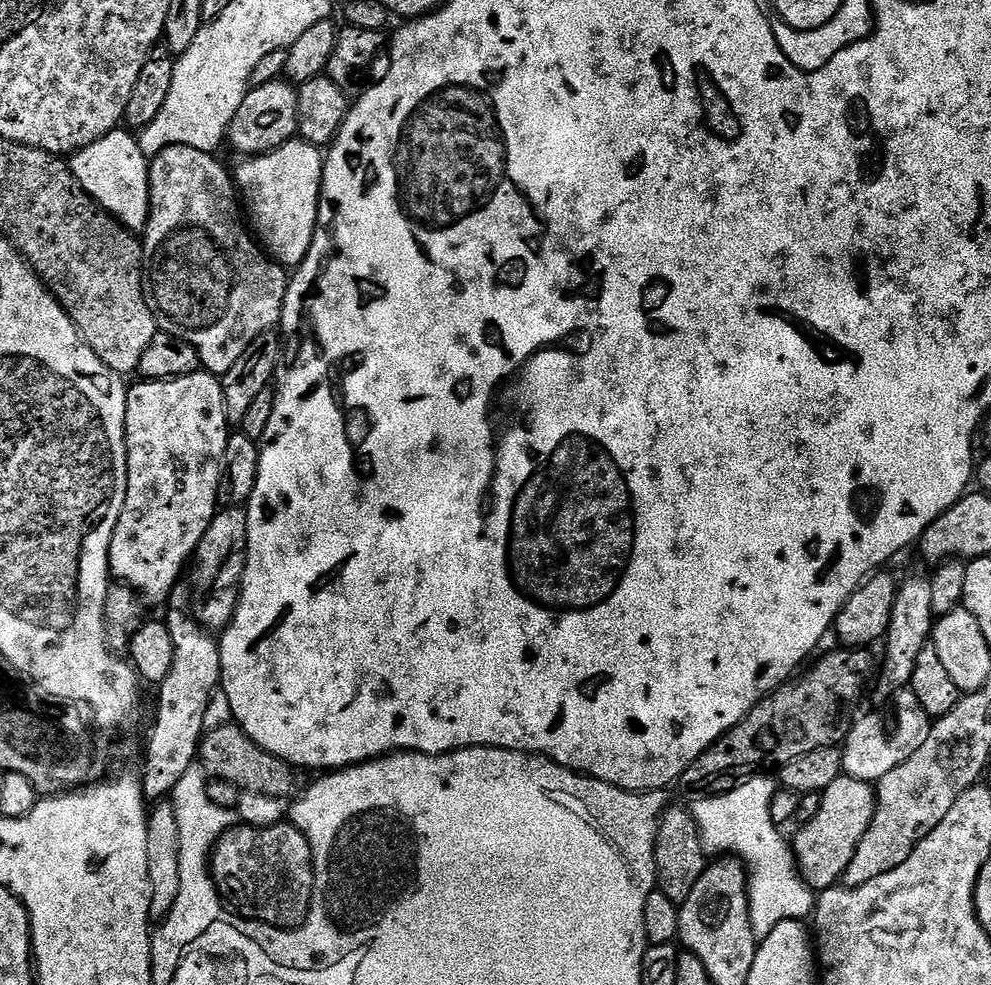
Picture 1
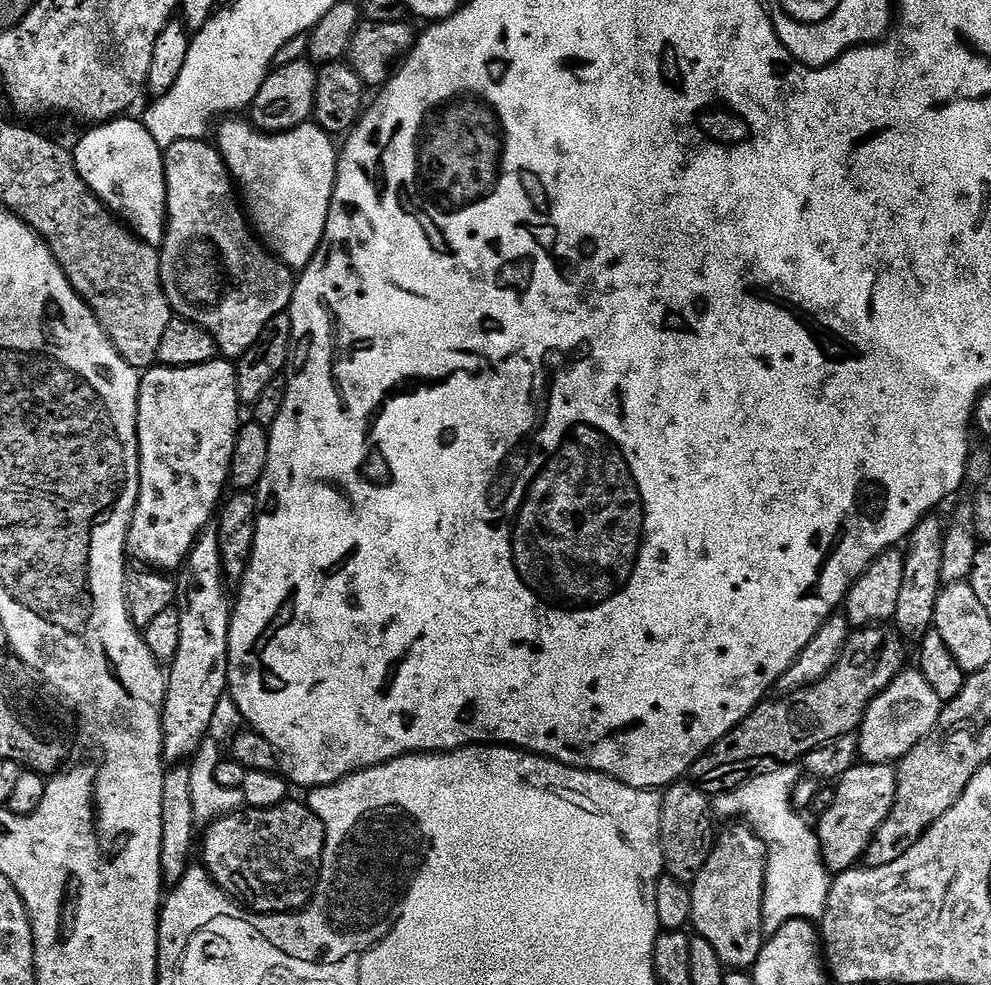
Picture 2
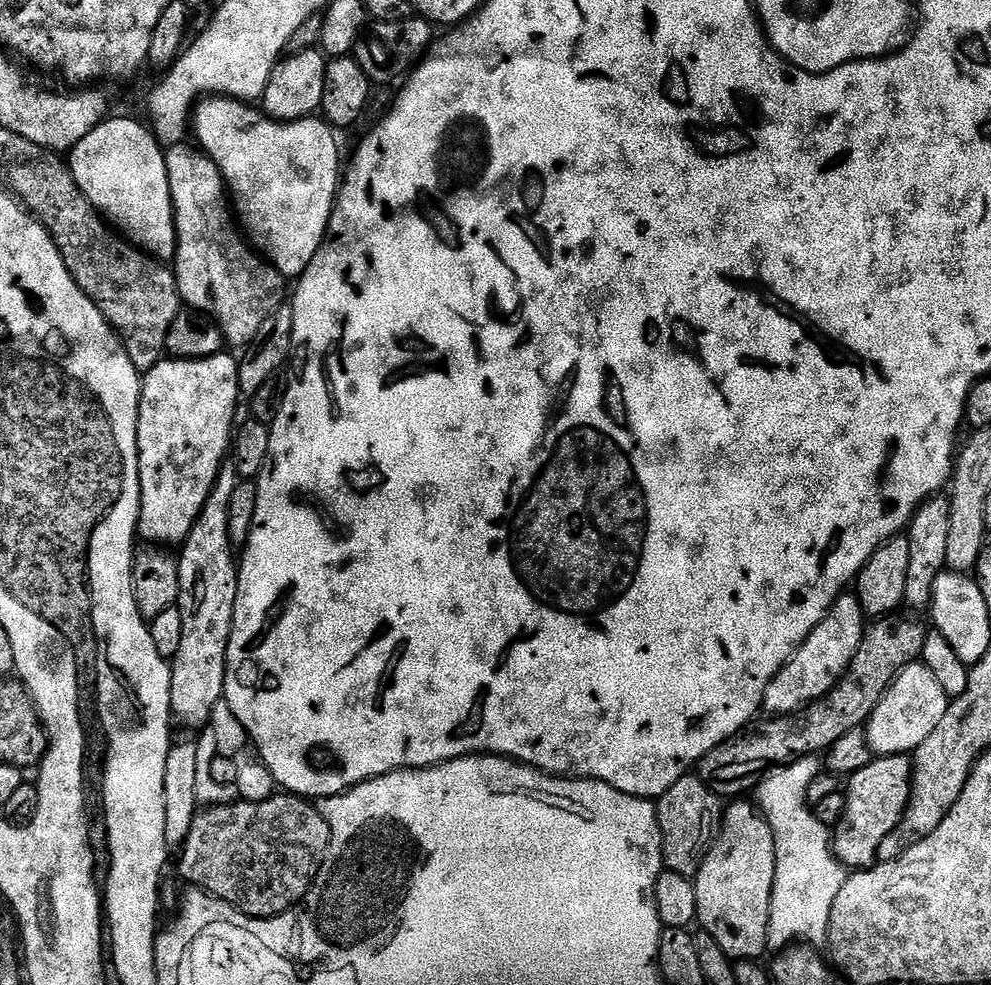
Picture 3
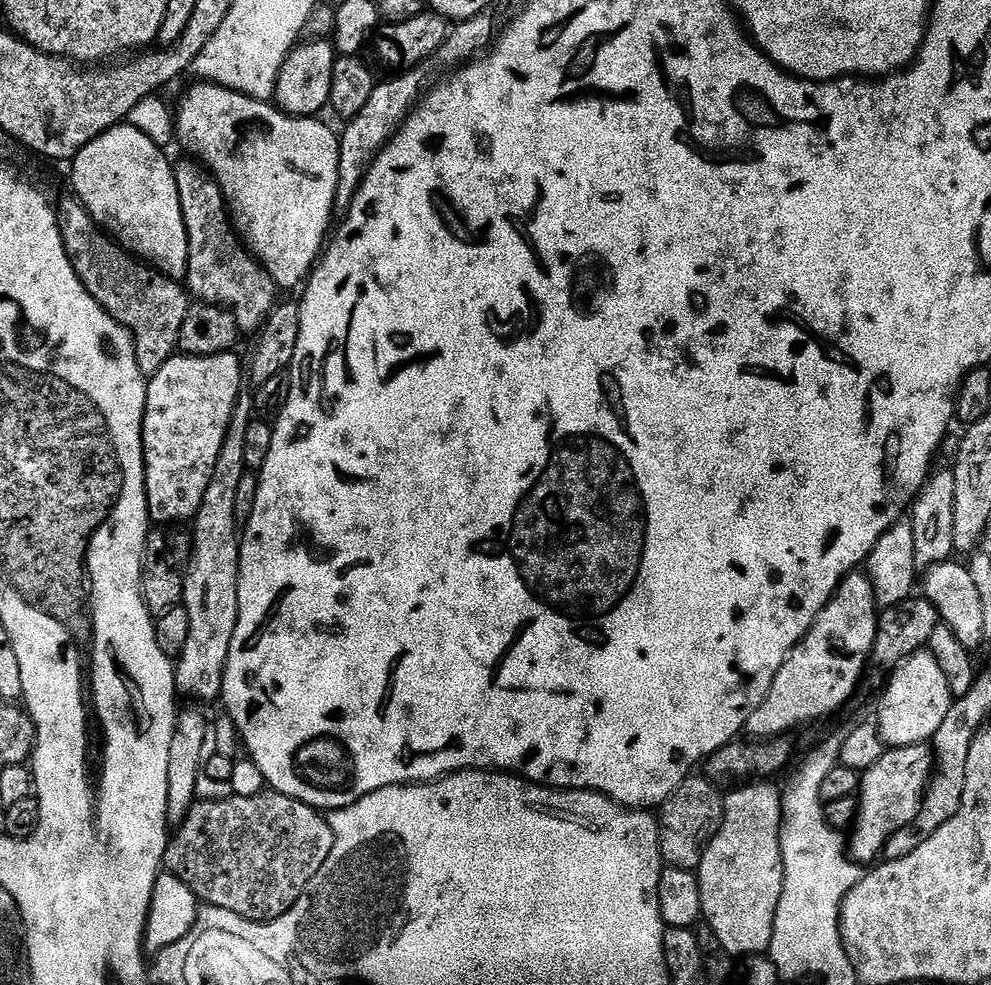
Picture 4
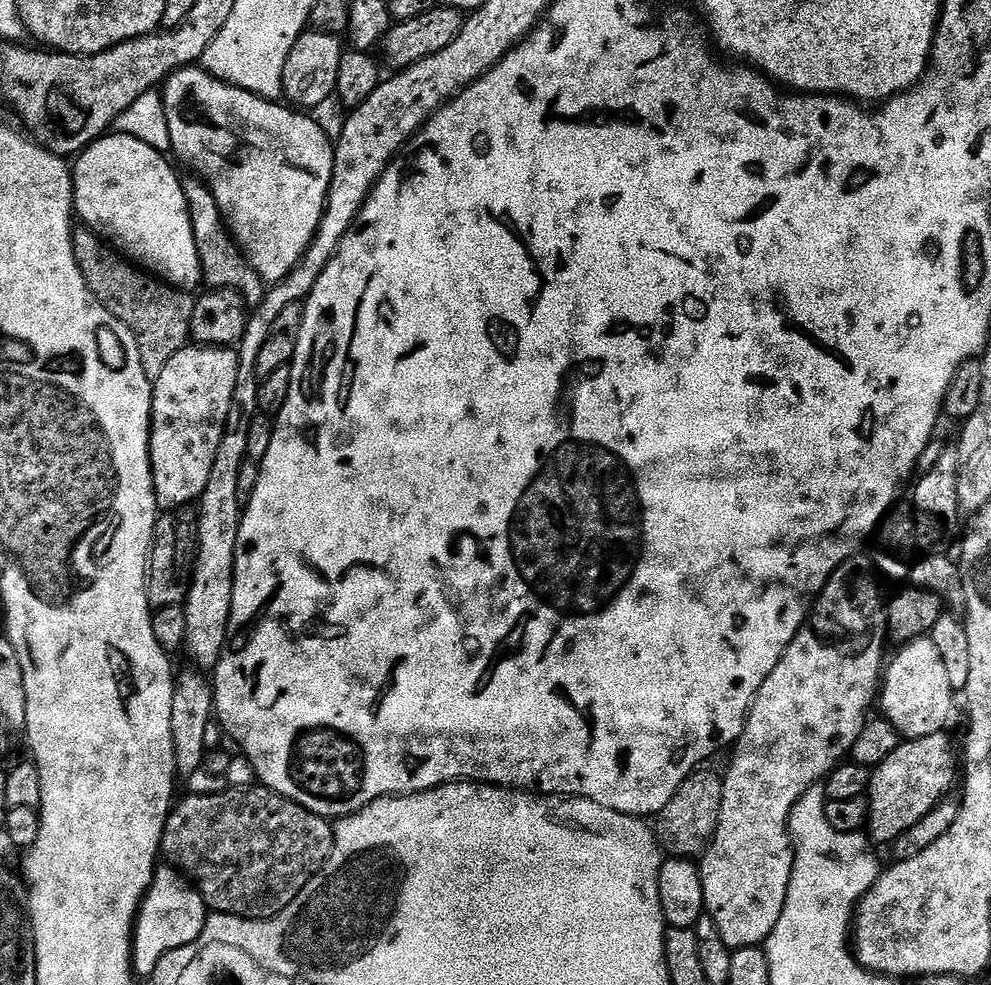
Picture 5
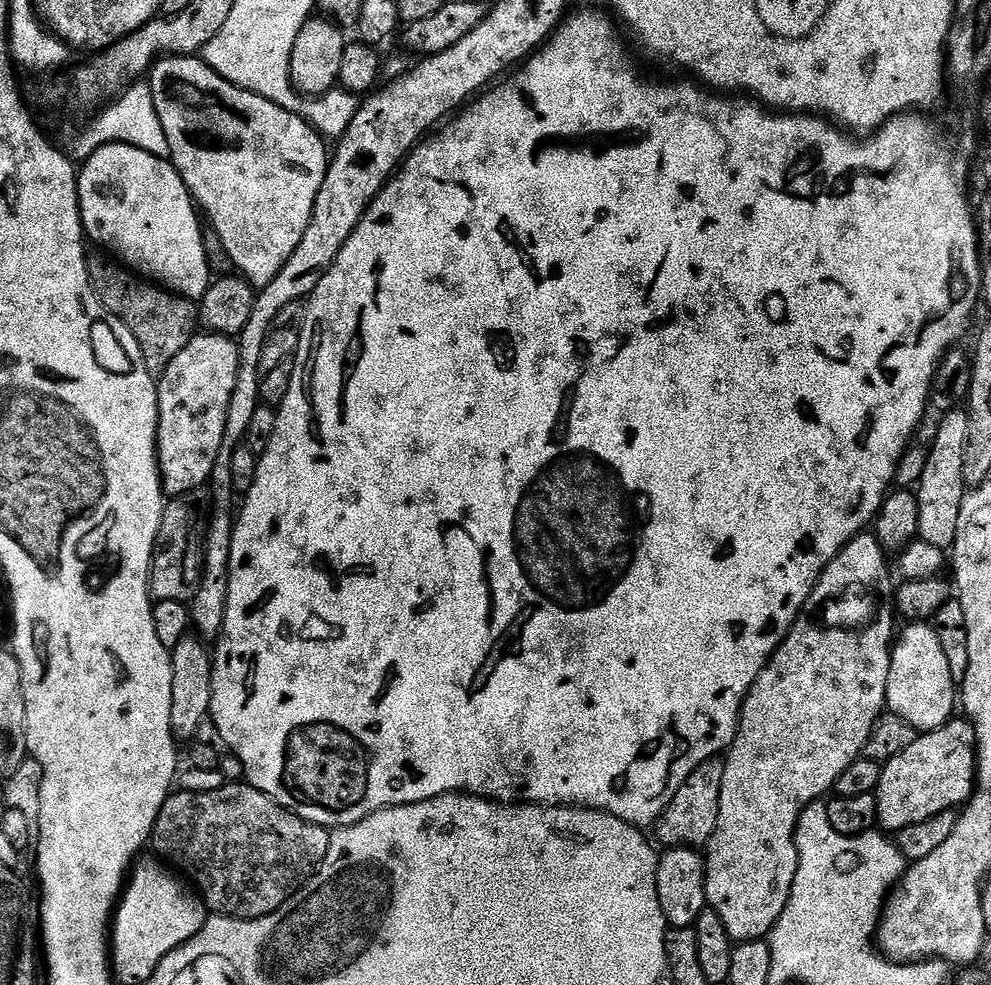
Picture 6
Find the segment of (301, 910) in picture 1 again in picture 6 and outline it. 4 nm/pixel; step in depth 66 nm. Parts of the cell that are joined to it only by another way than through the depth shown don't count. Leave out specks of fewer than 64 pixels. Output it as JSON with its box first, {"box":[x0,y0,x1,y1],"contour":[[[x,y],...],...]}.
{"box":[150,782,330,920],"contour":[[[225,782],[218,790],[210,790],[209,792],[173,791],[158,814],[150,844],[151,847],[156,847],[157,853],[155,852],[155,855],[161,861],[167,862],[173,869],[181,868],[192,879],[193,885],[191,884],[191,887],[198,893],[205,909],[209,913],[217,916],[229,916],[235,920],[257,920],[263,916],[274,914],[290,897],[299,892],[308,883],[308,880],[315,874],[320,863],[324,861],[326,854],[330,850],[330,832],[329,829],[318,826],[314,822],[306,822],[302,818],[298,818],[298,814],[286,810],[278,802],[274,802],[274,798],[262,794],[262,790],[253,788],[247,782]]]}

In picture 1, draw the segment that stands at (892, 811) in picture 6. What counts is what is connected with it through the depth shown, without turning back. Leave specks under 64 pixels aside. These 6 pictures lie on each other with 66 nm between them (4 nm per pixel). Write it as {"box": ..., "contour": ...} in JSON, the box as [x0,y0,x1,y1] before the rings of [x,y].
{"box":[794,774,876,889],"contour":[[[842,774],[822,793],[822,806],[818,806],[816,814],[803,821],[804,829],[796,840],[794,836],[794,851],[800,873],[813,889],[835,888],[843,881],[846,866],[850,866],[854,850],[866,838],[876,814],[876,791],[869,781]]]}

